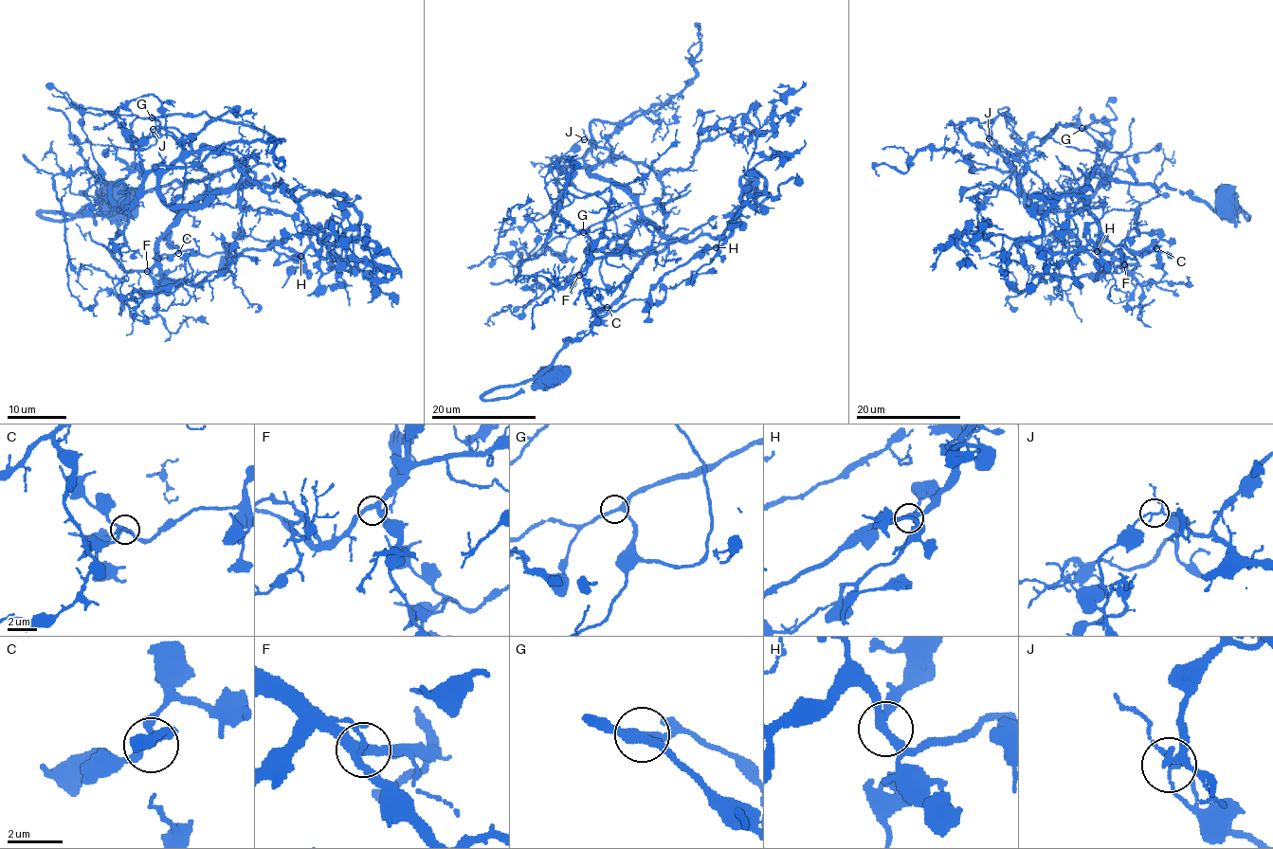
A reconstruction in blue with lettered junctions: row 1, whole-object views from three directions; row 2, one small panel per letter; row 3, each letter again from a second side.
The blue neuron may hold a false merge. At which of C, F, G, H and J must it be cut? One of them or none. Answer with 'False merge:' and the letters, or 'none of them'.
False merge: J

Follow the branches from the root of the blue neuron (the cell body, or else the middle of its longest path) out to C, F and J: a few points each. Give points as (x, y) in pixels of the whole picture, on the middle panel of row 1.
C: (552, 374), (645, 258), (719, 237), (758, 189), (741, 193), (720, 244), (645, 298), (607, 307)
F: (552, 374), (559, 352), (607, 312), (632, 270), (675, 240), (637, 223), (605, 246), (590, 249), (579, 275)
J: (552, 374), (559, 352), (607, 312), (632, 270), (675, 240), (626, 191), (590, 171), (609, 151), (584, 138)

